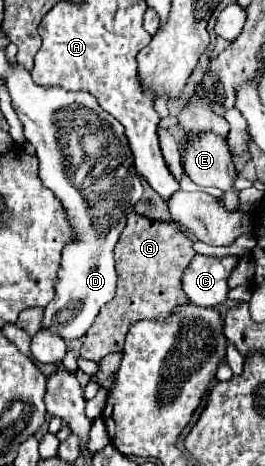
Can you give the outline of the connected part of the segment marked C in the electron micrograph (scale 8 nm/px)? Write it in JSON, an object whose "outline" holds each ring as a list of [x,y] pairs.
{"outline":[[[196,255],[192,259],[192,263],[186,267],[186,271],[182,273],[182,291],[186,293],[188,301],[194,305],[202,305],[202,307],[216,307],[218,303],[222,303],[228,295],[228,277],[230,277],[234,267],[238,265],[238,257],[226,257],[226,259],[218,259],[218,257],[206,257],[206,255]]]}

